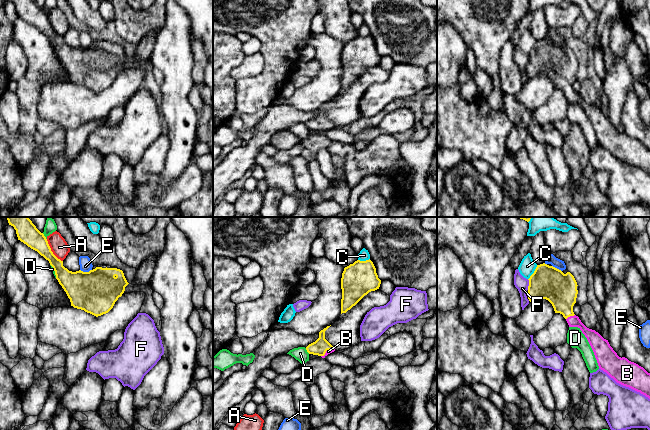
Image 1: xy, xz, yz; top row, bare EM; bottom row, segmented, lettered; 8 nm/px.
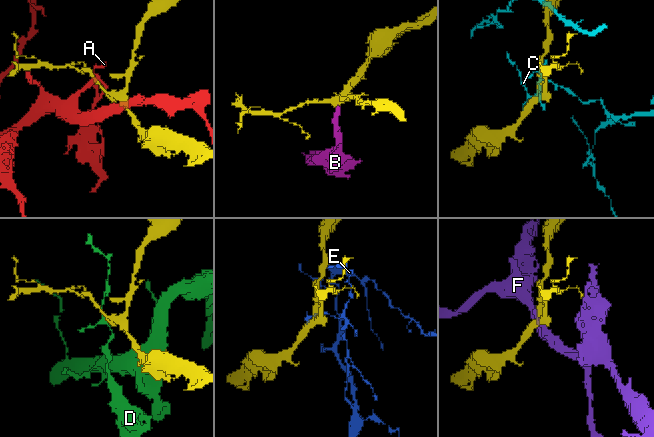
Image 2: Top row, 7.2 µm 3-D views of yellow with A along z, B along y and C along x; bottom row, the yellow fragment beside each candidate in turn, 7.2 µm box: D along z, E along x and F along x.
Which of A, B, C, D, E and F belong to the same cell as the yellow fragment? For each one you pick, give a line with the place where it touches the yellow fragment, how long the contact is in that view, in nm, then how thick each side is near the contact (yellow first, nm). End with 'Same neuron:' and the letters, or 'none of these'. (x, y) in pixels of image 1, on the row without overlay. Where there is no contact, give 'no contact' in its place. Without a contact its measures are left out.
B: contact yz (570, 91); length 80 nm; calibres 260 and 100 nm
Same neuron: B

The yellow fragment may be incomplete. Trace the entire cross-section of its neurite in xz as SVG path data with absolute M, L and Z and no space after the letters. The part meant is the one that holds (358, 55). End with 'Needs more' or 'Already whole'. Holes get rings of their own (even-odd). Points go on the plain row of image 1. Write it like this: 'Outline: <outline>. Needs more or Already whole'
Outline: M369 35L357 36L344 44L341 54L341 90L355 82L365 71L379 65L381 56Z. Already whole

